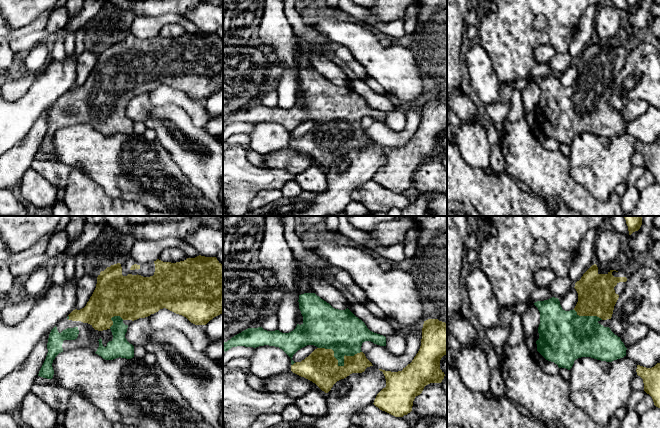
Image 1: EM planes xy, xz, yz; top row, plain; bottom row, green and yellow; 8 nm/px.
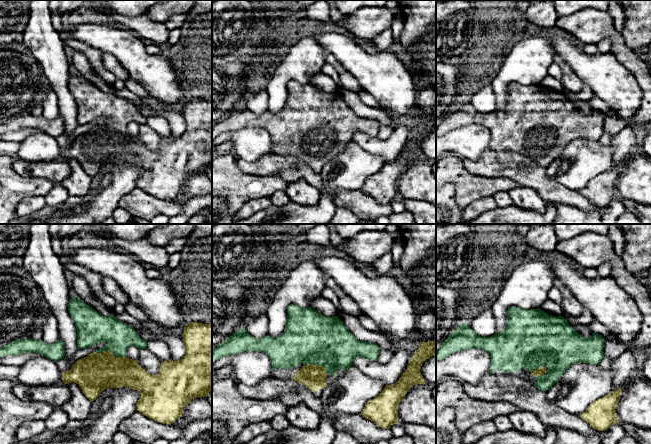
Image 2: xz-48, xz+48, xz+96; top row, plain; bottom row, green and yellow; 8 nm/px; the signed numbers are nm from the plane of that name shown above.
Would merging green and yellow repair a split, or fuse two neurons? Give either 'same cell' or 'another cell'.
same cell

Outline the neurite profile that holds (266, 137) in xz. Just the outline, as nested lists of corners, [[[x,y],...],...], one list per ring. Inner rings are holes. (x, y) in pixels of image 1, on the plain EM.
[[[269,121],[256,123],[249,136],[248,149],[259,154],[290,148],[291,134],[279,123]]]

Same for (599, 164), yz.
[[[627,132],[612,138],[578,134],[570,145],[570,174],[593,197],[607,201],[619,184],[626,183],[636,145]]]

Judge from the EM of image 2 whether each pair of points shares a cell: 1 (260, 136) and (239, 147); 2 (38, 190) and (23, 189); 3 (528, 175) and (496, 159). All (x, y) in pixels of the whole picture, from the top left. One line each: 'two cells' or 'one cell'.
1: one cell
2: one cell
3: one cell

